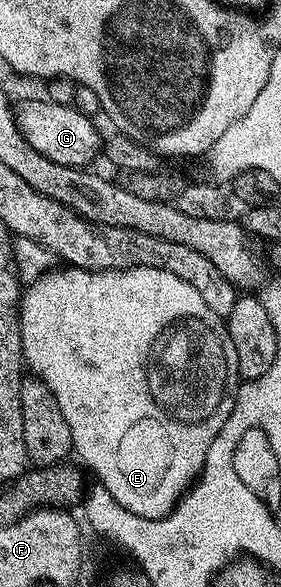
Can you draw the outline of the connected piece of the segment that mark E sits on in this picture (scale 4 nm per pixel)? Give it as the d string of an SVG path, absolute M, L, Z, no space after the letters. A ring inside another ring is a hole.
M65 266L33 278L32 283L23 288L20 297L18 314L20 317L20 340L24 361L33 376L39 377L54 393L54 401L58 401L58 409L62 409L62 417L66 417L66 425L70 425L72 449L75 458L80 458L89 472L97 475L99 486L104 487L132 514L148 519L162 519L175 509L177 503L199 478L204 468L206 453L210 453L210 445L214 445L214 437L226 425L230 413L234 409L236 394L242 382L238 369L238 353L234 353L234 341L228 336L227 322L214 313L202 301L202 293L194 289L194 285L186 285L182 277L174 277L174 273L166 273L164 269L149 267L132 267L126 271L84 271L81 267Z

